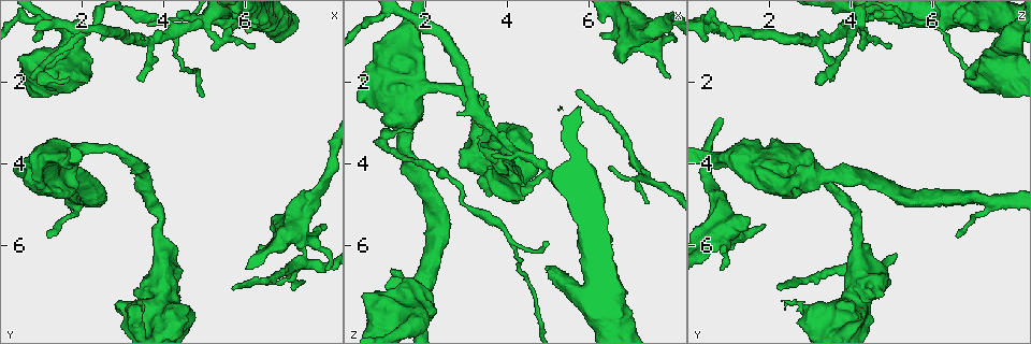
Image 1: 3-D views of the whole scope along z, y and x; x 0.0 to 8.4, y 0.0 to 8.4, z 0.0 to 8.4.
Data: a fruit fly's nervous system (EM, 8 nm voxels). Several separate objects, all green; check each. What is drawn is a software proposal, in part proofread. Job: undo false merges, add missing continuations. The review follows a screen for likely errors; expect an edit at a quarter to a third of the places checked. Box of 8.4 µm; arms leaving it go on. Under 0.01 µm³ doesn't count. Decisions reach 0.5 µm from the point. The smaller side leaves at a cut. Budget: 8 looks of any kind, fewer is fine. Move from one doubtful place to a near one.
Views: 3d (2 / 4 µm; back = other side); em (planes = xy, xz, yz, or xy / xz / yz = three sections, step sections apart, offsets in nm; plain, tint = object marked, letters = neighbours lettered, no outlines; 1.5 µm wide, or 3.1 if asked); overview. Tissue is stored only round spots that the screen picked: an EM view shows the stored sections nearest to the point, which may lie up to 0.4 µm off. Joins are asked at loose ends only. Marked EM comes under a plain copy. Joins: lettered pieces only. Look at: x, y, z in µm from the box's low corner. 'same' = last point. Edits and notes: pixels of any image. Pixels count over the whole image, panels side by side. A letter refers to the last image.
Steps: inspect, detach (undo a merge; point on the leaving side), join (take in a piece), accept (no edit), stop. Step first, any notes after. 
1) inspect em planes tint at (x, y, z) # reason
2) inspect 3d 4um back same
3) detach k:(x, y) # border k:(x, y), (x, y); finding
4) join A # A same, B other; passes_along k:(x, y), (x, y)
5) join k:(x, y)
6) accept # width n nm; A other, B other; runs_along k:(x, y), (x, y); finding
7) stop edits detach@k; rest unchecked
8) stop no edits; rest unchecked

inspect em planes letters at (6.90, 5.35, 1.45) # branch stops here

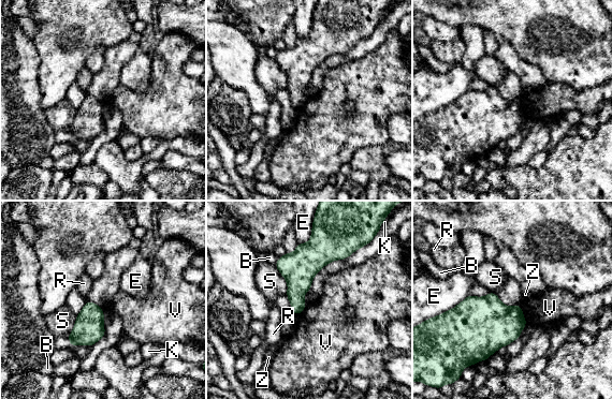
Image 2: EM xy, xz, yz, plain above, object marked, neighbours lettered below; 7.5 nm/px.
accept # B other, E other, K other, R other, S other, V other, Z other; border 2:(520, 305), (523, 316), (527, 322); none of them fits

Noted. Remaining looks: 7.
inspect 3d 2um back at (1.30, 2.00, 6.80)

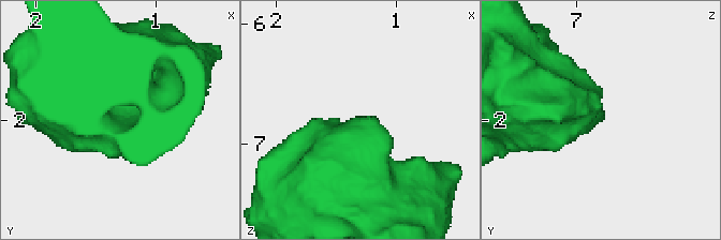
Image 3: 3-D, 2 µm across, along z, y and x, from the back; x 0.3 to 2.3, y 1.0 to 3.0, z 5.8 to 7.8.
inspect em planes letters at (1.36, 1.94, 6.78) # need the tissue

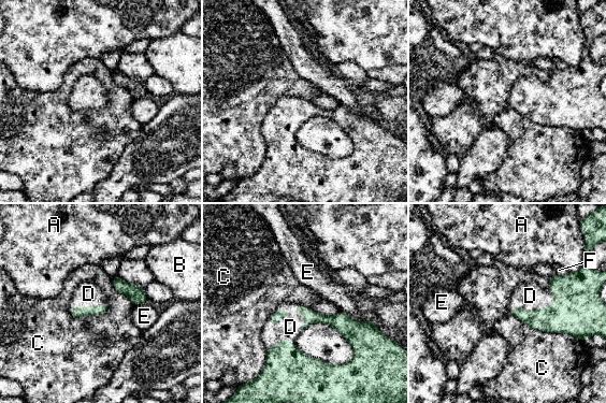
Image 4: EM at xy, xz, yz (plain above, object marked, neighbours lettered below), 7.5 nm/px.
join D # A other, B other, C other, D same, E other, F other; passes_along 4:(567, 314), (534, 311), (530, 296); it goes on there

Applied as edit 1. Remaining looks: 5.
inspect em planes letters at (1.70, 1.95, 3.25)

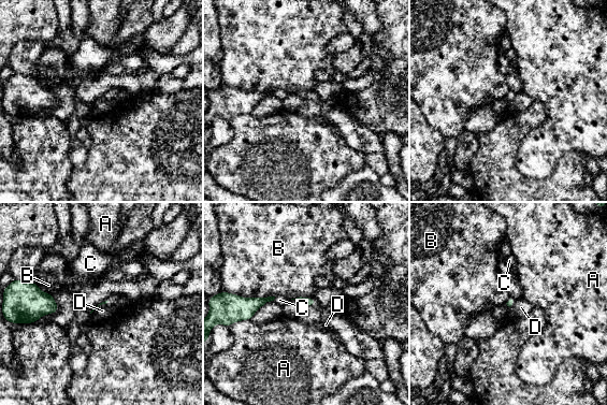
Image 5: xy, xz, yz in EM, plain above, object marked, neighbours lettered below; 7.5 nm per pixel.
accept # A other, B other, C other, D other; border 5:(316, 303), (307, 306); none of them fits

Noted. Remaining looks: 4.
stop edits join@4; rest unchecked

